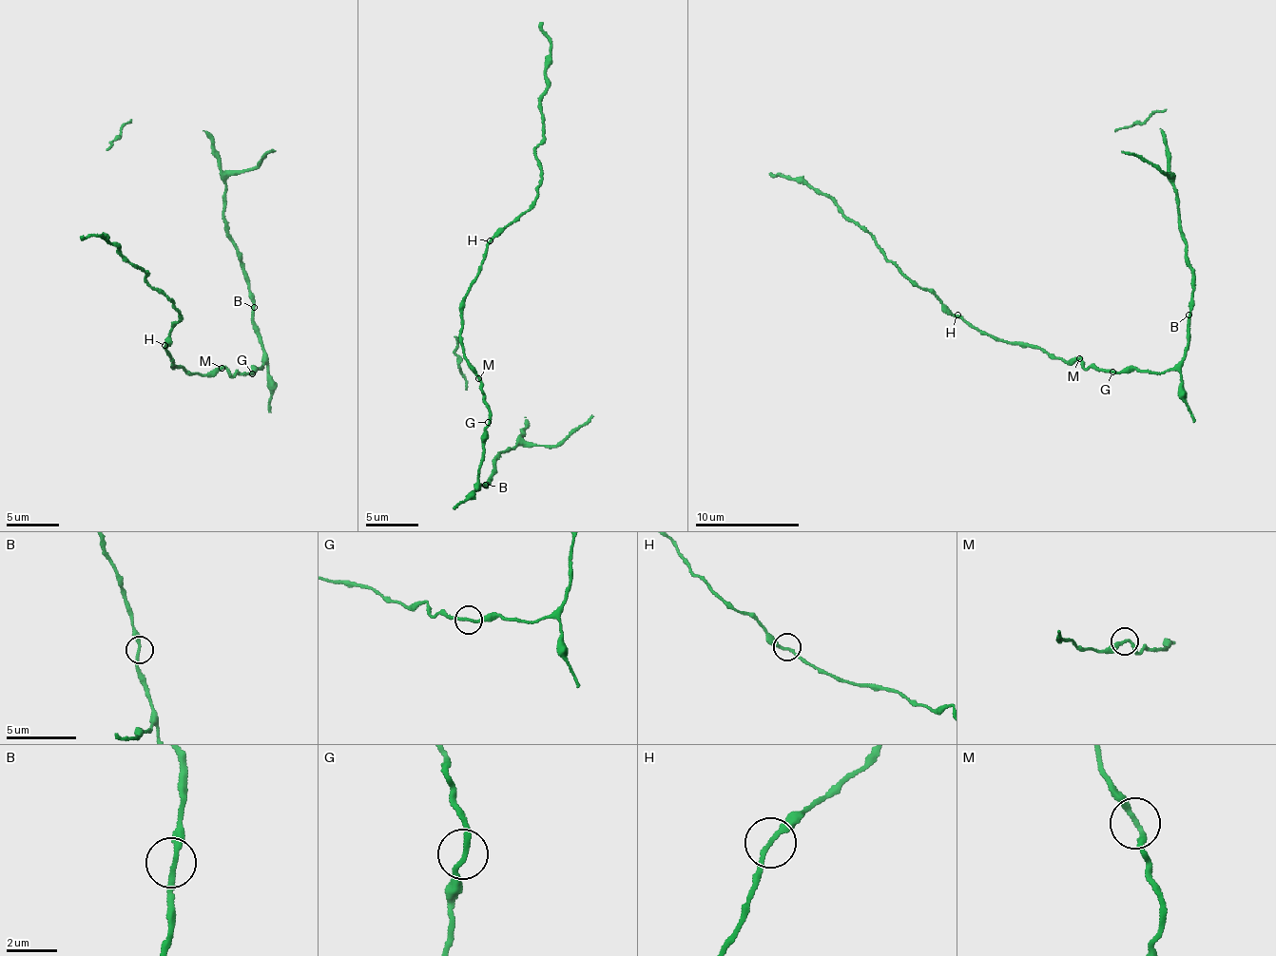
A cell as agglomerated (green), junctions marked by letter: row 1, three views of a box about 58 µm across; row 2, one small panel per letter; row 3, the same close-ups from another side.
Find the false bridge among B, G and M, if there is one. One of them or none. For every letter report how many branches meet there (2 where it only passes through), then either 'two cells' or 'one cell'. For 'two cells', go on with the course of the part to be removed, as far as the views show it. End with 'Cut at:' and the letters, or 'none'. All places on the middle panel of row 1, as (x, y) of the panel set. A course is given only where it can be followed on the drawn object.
B: 2 | one cell
G: 2 | one cell
M: 2 | one cell
Cut at: none

